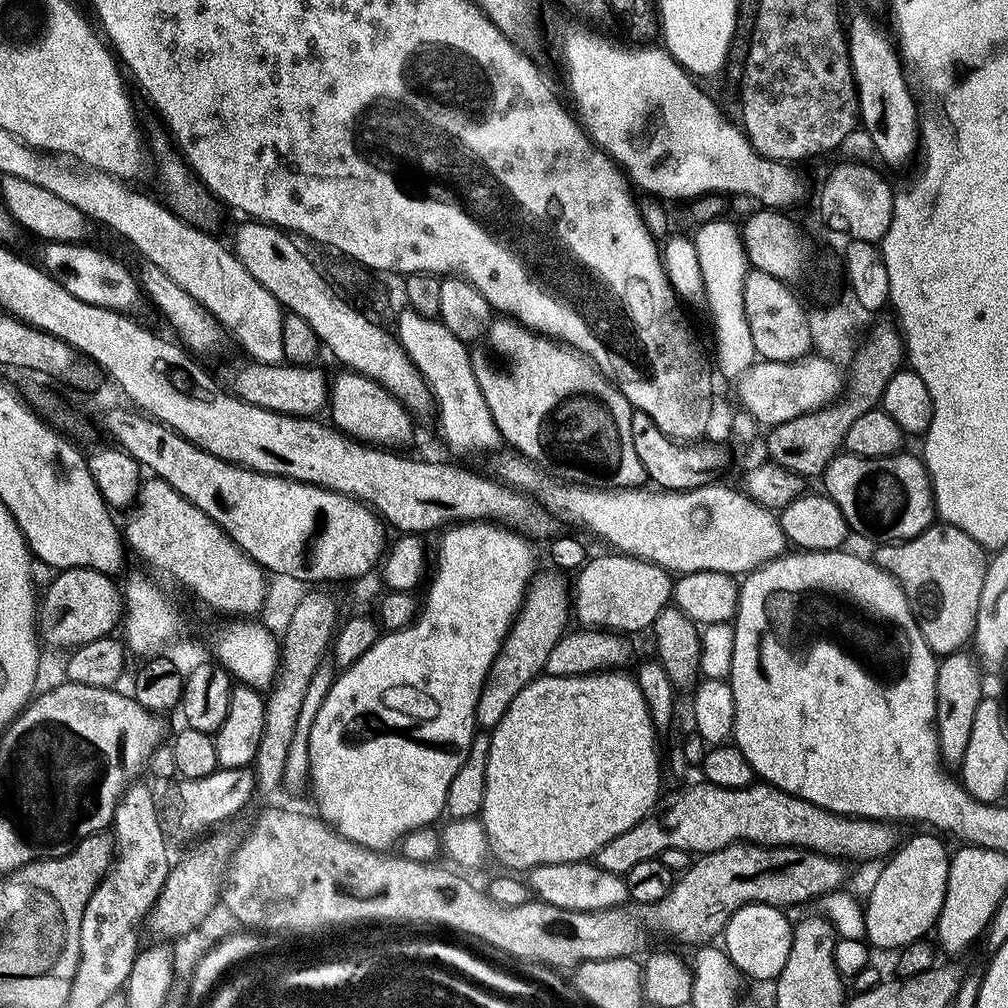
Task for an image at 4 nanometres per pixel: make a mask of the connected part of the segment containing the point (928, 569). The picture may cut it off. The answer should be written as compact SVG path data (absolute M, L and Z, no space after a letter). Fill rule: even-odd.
M943 522L933 523L931 528L909 540L884 542L877 548L880 549L874 553L876 565L889 572L902 586L908 605L916 616L916 625L922 630L922 638L926 638L930 650L940 658L961 651L967 645L964 643L967 640L969 643L973 639L976 630L978 604L982 598L982 582L988 569L985 549L955 524Z

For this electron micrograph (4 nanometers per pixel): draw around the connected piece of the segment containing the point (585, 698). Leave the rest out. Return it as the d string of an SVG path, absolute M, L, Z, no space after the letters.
M597 670L597 671L595 671L595 672L593 672L593 673L591 673L591 674L589 674L589 675L586 675L586 676L549 676L549 675L547 675L547 674L544 674L544 675L541 675L541 676L540 676L540 677L539 677L539 678L537 678L537 679L535 679L535 680L531 680L531 681L530 681L530 683L529 683L529 684L527 684L527 685L526 685L526 686L525 686L525 688L524 688L524 689L523 689L523 690L522 690L522 694L518 694L518 698L514 698L514 702L510 702L510 706L509 706L509 707L508 707L508 709L507 709L507 710L506 710L506 714L502 714L502 722L498 722L498 726L497 726L497 727L496 727L496 728L493 728L493 729L491 729L491 732L490 732L490 739L489 739L489 741L488 741L488 761L487 761L487 762L486 762L486 770L485 770L485 771L484 771L484 807L483 807L483 809L482 809L482 823L483 823L483 826L484 826L484 832L485 832L485 834L486 834L486 835L488 835L488 846L489 846L489 849L490 849L490 852L491 852L491 855L492 855L492 856L493 856L493 857L495 857L495 856L497 856L497 858L498 858L498 859L500 859L500 860L501 860L501 862L502 862L502 863L504 863L504 864L505 864L505 866L506 866L506 867L508 867L508 868L505 868L505 869L508 869L508 870L520 870L520 869L516 869L516 868L521 868L521 870L527 870L527 869L530 869L530 868L537 868L537 867L538 867L538 866L546 866L546 865L547 865L547 864L553 864L553 863L554 863L554 862L574 862L574 861L575 861L575 860L588 860L588 859L589 859L589 858L592 858L592 857L595 857L595 854L596 854L596 852L597 852L597 850L598 850L598 849L599 849L599 848L601 848L601 847L602 847L602 846L606 846L606 842L610 842L610 838L618 838L618 834L626 834L626 830L630 830L630 826L634 826L634 825L635 825L635 824L637 824L637 823L638 823L638 822L642 822L642 821L643 821L643 820L645 820L645 818L647 818L647 816L649 816L649 814L650 814L650 813L651 813L651 812L652 812L652 811L653 811L653 809L655 809L655 808L656 808L656 807L657 807L657 805L656 805L656 806L655 806L655 804L656 804L656 799L658 799L658 798L659 798L659 796L660 796L660 766L661 766L661 770L662 770L662 752L661 752L661 750L660 750L660 752L659 752L659 750L658 750L658 749L656 749L656 735L658 735L658 729L657 729L657 727L656 727L656 723L655 723L655 722L653 722L653 720L652 720L652 715L651 715L651 714L650 714L650 710L649 710L649 709L648 709L648 703L647 703L647 702L646 702L646 698L645 698L645 697L644 697L644 695L643 695L643 694L642 694L642 690L641 690L641 689L640 689L640 687L639 687L639 686L638 686L638 682L637 682L637 681L636 681L636 678L635 678L635 675L632 675L632 674L629 674L629 673L628 673L628 676L627 676L627 674L626 674L626 673L624 673L624 670Z

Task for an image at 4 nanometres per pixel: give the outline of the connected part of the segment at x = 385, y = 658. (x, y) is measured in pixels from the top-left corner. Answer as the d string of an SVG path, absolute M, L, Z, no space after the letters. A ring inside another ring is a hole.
M474 520L462 524L453 524L441 531L440 545L436 548L436 573L427 581L428 593L424 596L424 604L419 609L418 615L411 624L402 628L388 630L381 635L380 639L362 654L351 666L343 669L337 675L329 693L326 694L321 710L314 720L310 729L309 740L309 772L310 789L316 795L316 808L319 819L323 820L330 828L335 828L340 836L344 836L350 842L360 844L372 852L387 853L395 849L406 834L410 834L419 828L427 828L435 825L436 819L445 815L448 806L448 791L455 782L456 775L468 760L468 752L472 748L472 739L478 735L476 722L476 707L480 691L484 685L486 674L494 662L494 658L500 649L500 643L508 637L508 631L520 607L528 593L528 585L532 577L538 571L536 565L536 552L531 548L529 541L519 531L513 530L503 524ZM384 826L398 828L398 832L388 832Z

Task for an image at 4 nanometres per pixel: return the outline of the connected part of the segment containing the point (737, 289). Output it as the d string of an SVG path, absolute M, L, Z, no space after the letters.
M728 218L707 220L695 230L697 231L696 236L691 237L691 242L697 250L698 265L701 267L705 290L704 304L706 309L708 308L709 318L712 319L712 328L716 331L716 360L714 356L714 364L718 372L718 367L720 367L721 374L729 382L735 382L742 374L746 374L746 370L750 370L750 366L758 359L754 346L754 334L750 334L750 322L746 322L746 302L742 298L742 290L746 286L746 278L750 271L748 255L744 249L744 237L741 229L737 225L735 228Z

